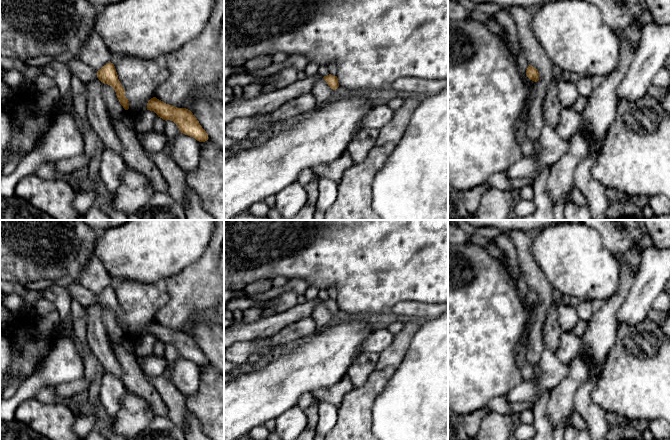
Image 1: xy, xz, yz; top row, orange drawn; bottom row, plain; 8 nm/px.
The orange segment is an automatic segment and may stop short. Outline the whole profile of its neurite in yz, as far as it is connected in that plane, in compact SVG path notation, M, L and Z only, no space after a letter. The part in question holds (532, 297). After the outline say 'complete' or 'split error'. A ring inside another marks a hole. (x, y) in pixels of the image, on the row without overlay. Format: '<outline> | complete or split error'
M529 289L527 294L526 294L526 299L527 301L534 305L537 306L539 304L539 297L536 292L534 292L532 289Z | complete

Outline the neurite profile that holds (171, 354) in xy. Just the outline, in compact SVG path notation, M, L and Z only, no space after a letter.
M167 344L164 349L164 357L166 360L166 369L162 375L171 381L173 365L181 356L173 345Z

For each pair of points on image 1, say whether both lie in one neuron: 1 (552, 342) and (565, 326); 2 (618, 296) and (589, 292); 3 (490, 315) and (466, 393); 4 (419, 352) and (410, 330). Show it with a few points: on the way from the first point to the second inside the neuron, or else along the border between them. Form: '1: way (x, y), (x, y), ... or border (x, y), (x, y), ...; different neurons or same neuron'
1: border (556, 307), (557, 323), (562, 332); different neurons
2: border (620, 273), (618, 287), (610, 296), (591, 301); different neurons
3: way (471, 334), (466, 339), (466, 374); same neuron
4: border (420, 325), (403, 359); different neurons

